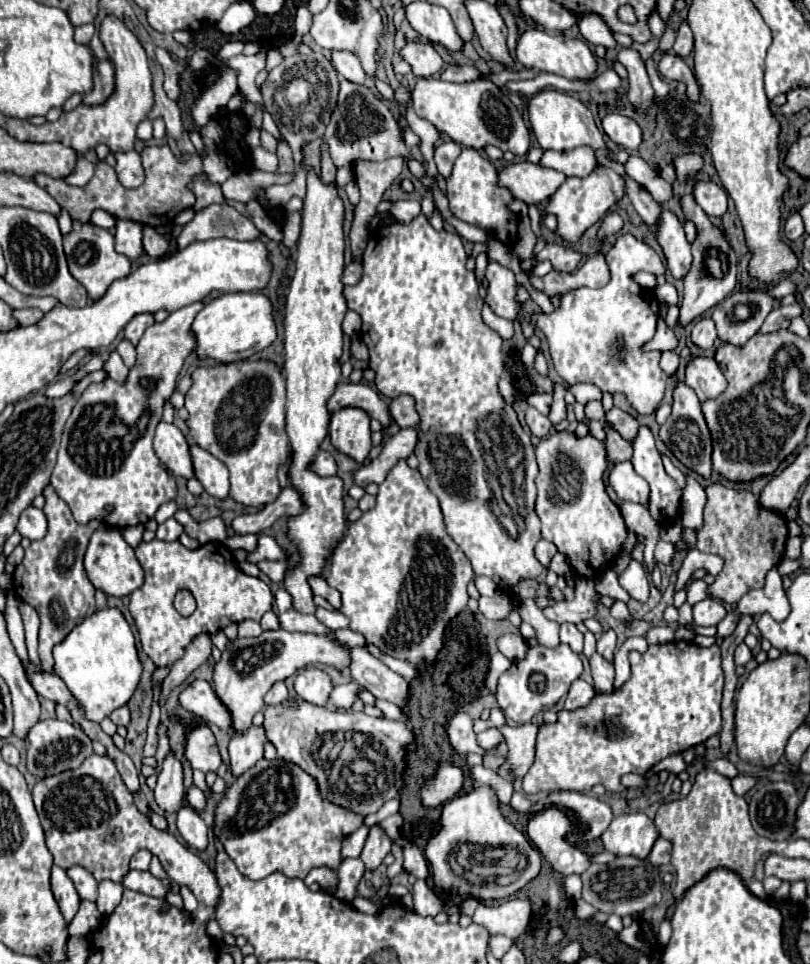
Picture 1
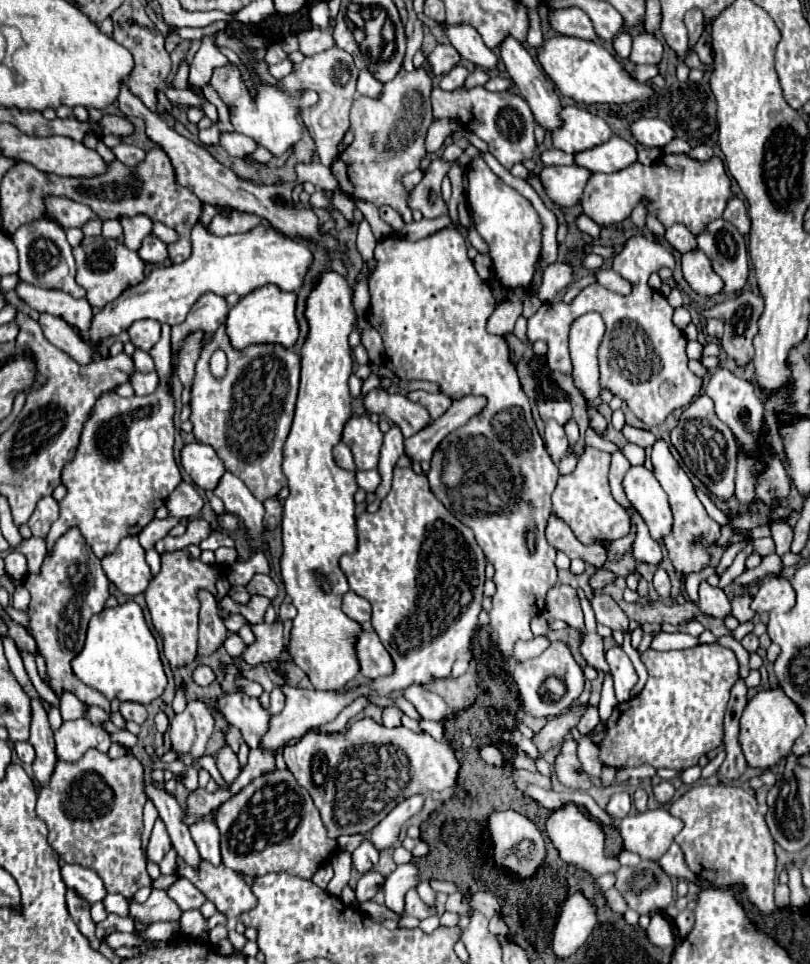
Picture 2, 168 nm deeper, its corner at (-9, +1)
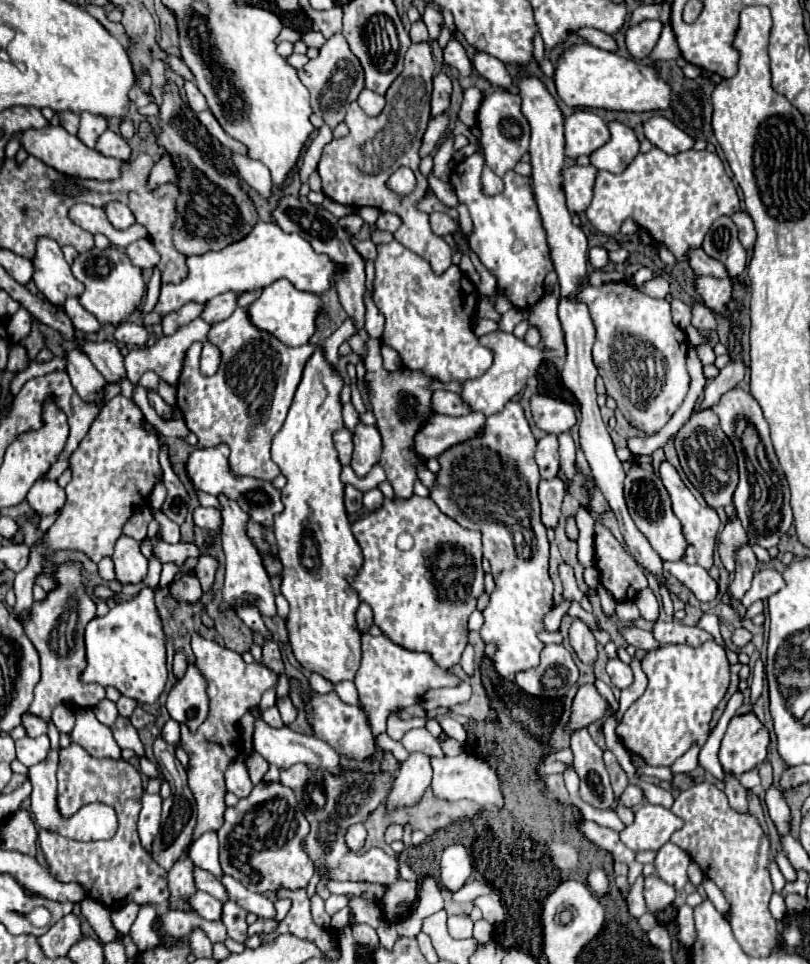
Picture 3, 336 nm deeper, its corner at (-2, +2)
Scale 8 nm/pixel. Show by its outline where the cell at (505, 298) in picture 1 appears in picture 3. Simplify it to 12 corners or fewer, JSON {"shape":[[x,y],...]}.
{"shape":[[484,158],[454,168],[470,248],[502,296],[532,308],[552,260],[530,180],[484,194]]}

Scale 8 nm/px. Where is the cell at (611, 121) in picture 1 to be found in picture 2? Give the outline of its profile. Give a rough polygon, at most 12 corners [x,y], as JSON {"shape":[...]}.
{"shape":[[659,117],[637,119],[635,139],[645,147],[663,149],[675,131]]}

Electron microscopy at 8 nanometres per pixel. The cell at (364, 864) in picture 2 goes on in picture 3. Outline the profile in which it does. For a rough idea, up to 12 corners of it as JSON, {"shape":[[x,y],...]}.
{"shape":[[362,824],[350,826],[346,844],[352,852],[362,850],[366,830]]}

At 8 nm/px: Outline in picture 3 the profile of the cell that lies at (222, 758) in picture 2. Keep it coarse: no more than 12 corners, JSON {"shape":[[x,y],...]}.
{"shape":[[244,762],[226,768],[226,788],[238,798],[250,794]]}

